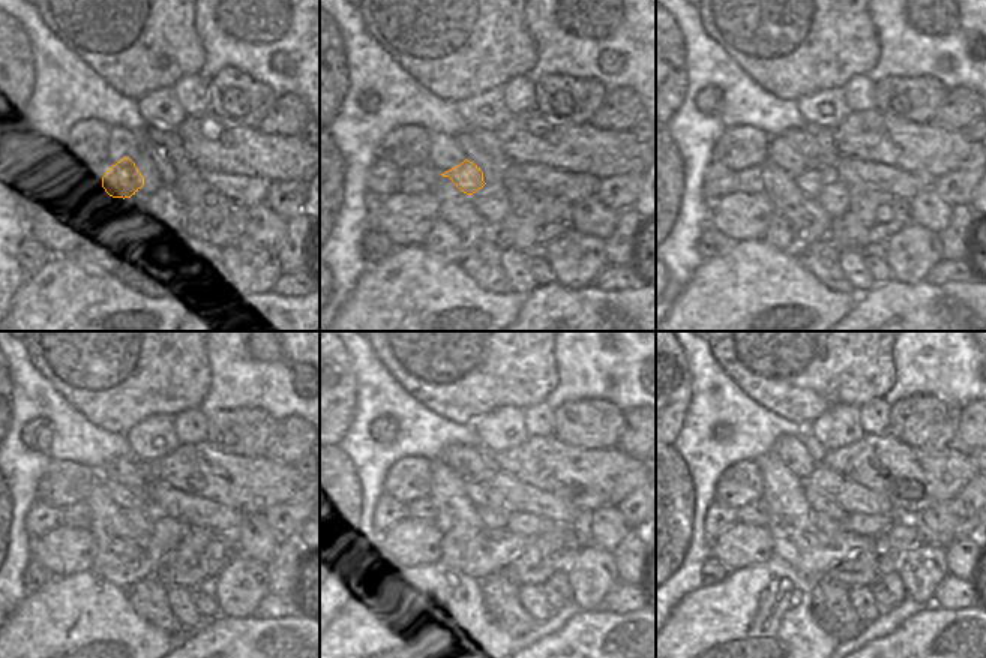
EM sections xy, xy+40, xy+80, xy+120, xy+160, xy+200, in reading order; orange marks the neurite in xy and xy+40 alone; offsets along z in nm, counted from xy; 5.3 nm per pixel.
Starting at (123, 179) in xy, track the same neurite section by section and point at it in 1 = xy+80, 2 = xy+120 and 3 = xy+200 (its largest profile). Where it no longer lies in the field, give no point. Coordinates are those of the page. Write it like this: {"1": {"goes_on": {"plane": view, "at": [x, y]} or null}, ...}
{"1": {"goes_on": {"plane": "xy+80", "at": [811, 183]}}, "2": {"goes_on": {"plane": "xy+120", "at": [143, 519]}}, "3": {"goes_on": {"plane": "xy+200", "at": [826, 523]}}}

